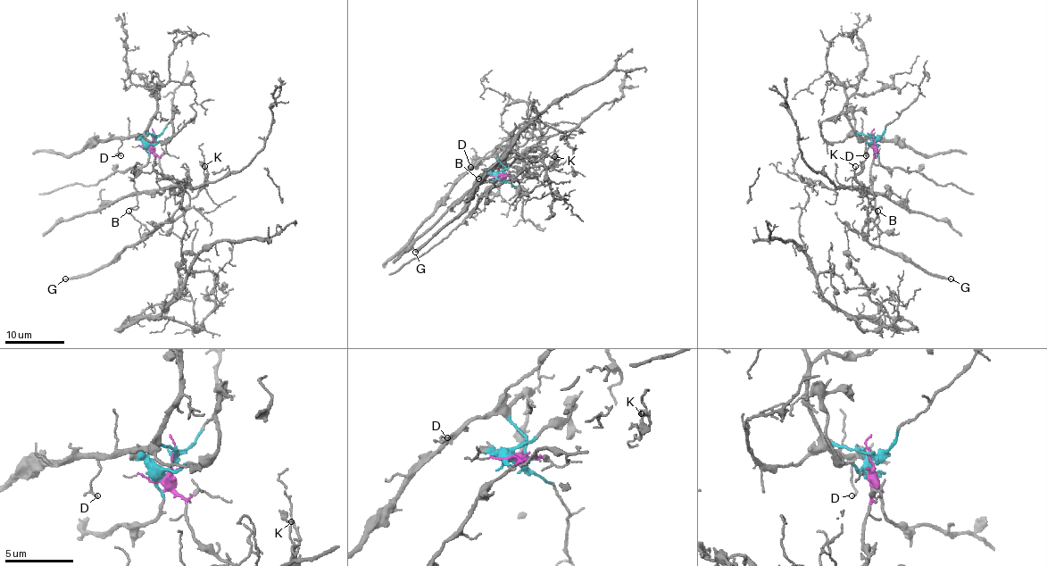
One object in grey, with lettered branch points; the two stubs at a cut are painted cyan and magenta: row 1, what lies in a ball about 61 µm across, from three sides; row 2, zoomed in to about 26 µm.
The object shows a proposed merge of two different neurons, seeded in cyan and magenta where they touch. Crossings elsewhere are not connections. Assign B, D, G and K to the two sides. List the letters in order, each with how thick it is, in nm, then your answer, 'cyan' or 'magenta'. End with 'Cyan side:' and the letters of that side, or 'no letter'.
B: 90 nm | magenta
D: 140 nm | cyan
G: 300 nm | magenta
K: 140 nm | magenta
Cyan side: D

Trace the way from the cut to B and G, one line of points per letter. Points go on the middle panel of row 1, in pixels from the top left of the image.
B: (503, 175), (511, 172), (539, 175), (528, 178), (506, 163), (501, 166), (494, 178), (478, 178)
G: (503, 175), (511, 172), (539, 175), (528, 178), (506, 163), (494, 163), (477, 181), (468, 203), (415, 252)

